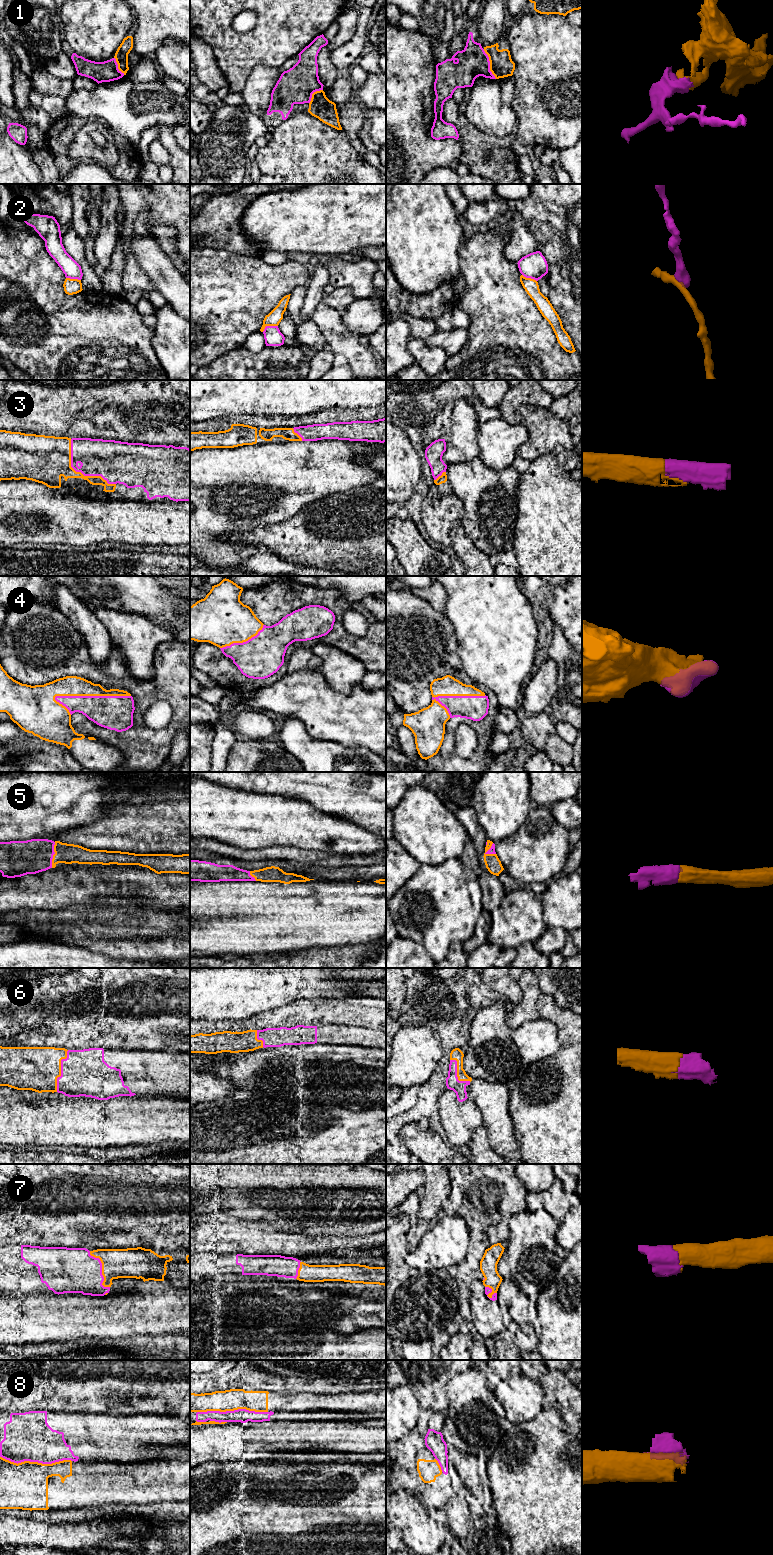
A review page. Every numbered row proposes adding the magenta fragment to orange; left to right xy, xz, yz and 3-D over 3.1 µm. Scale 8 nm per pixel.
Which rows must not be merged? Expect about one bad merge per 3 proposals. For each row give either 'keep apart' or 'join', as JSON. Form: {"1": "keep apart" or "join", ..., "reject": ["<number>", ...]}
{"1": "join", "2": "keep apart", "3": "join", "4": "join", "5": "join", "6": "join", "7": "join", "8": "keep apart", "reject": ["2", "8"]}

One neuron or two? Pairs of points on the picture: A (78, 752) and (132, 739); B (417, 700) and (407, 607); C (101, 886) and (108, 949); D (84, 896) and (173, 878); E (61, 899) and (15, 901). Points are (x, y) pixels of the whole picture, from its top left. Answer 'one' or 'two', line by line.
A: two
B: one
C: two
D: one
E: one

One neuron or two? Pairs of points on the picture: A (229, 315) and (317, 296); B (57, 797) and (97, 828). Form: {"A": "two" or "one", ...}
{"A": "two", "B": "two"}

